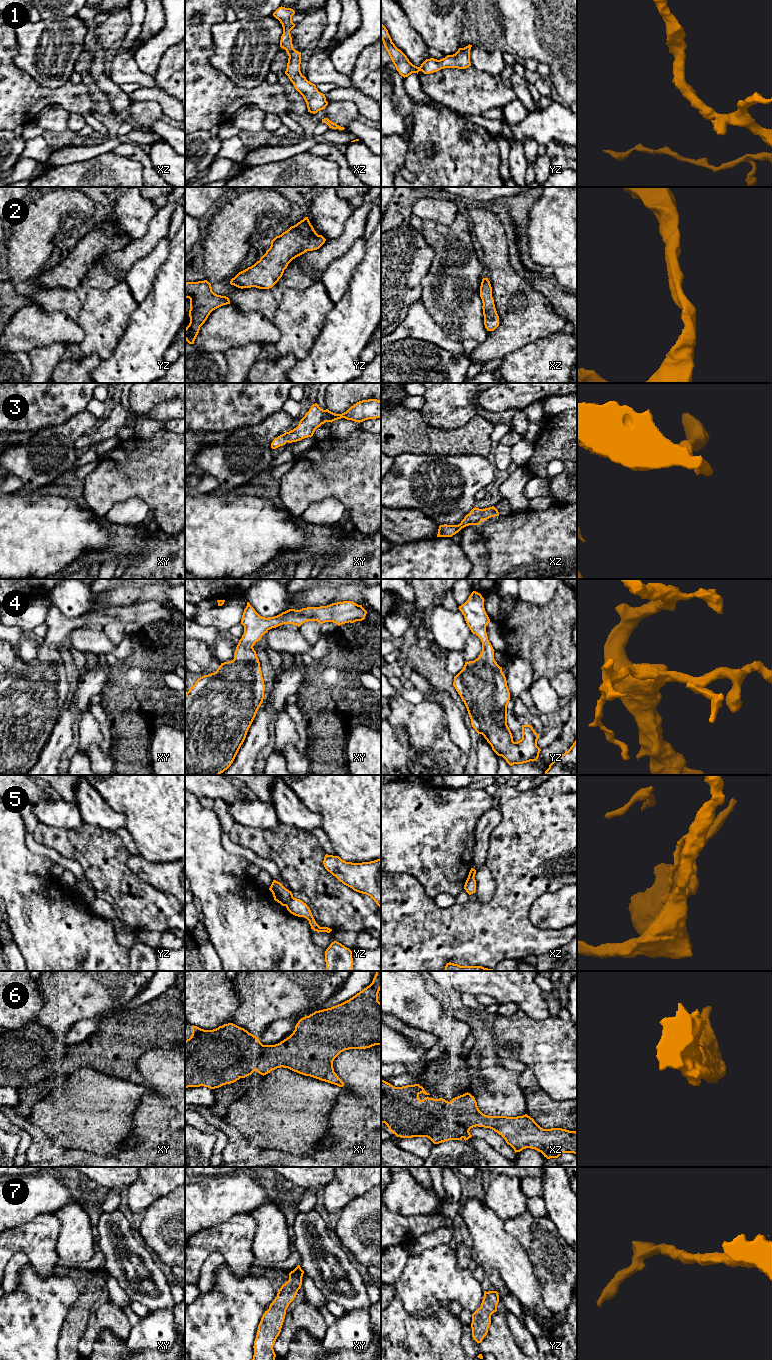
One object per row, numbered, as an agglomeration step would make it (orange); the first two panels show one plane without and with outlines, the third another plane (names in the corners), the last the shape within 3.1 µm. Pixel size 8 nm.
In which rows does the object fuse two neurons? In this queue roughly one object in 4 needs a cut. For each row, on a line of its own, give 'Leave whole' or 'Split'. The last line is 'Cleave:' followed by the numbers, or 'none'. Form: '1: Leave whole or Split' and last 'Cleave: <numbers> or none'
1: Leave whole
2: Leave whole
3: Leave whole
4: Leave whole
5: Split
6: Leave whole
7: Leave whole
Cleave: 5

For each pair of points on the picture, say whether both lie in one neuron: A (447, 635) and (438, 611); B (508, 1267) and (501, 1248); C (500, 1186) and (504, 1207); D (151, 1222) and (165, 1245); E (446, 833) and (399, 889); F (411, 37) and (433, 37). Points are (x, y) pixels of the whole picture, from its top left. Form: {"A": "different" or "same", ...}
{"A": "same", "B": "same", "C": "same", "D": "same", "E": "different", "F": "different"}

